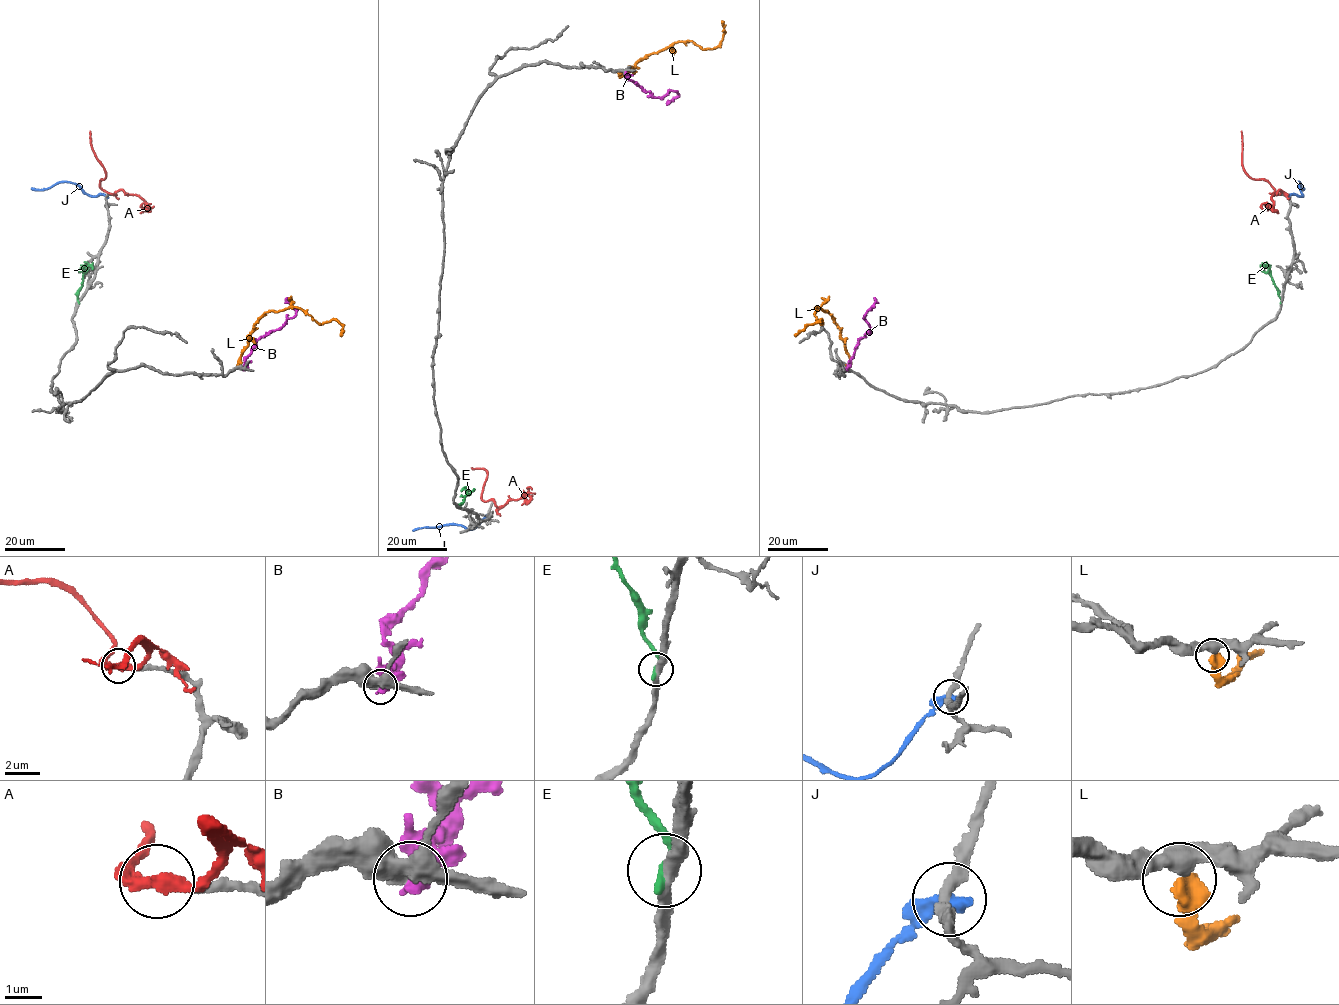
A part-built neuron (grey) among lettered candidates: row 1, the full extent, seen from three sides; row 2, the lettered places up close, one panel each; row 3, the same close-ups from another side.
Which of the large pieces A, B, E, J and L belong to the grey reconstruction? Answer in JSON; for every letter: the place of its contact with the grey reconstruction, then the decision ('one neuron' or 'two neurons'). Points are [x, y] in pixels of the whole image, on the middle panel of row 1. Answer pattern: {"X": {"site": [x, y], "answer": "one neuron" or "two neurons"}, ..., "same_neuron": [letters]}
{"A": {"site": [493, 502], "answer": "two neurons"}, "B": {"site": [625, 73], "answer": "two neurons"}, "E": {"site": [459, 507], "answer": "two neurons"}, "J": {"site": [488, 515], "answer": "two neurons"}, "L": {"site": [618, 72], "answer": "two neurons"}, "same_neuron": []}

